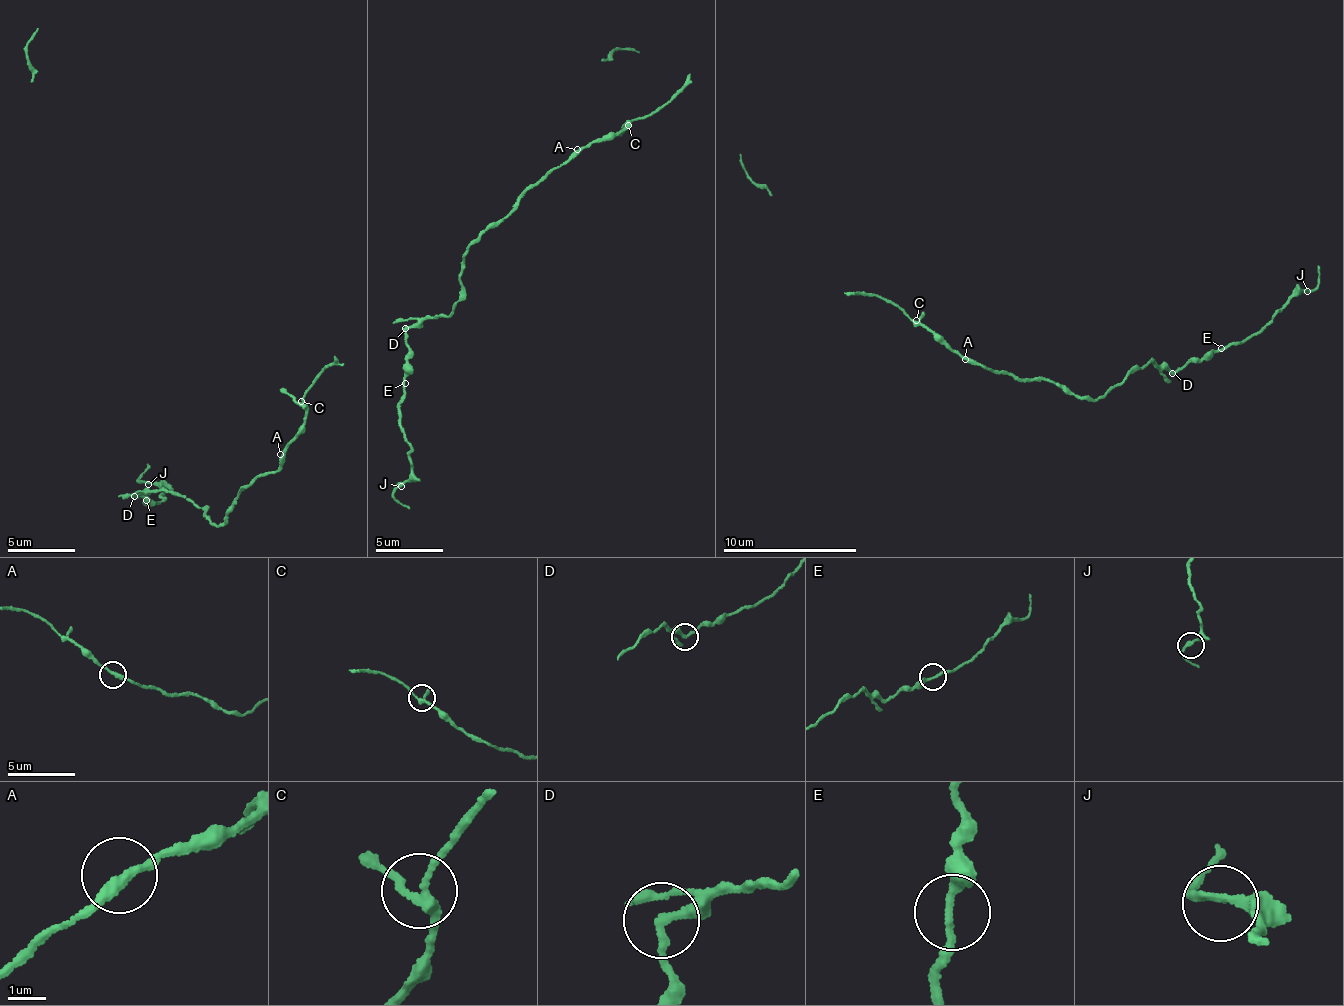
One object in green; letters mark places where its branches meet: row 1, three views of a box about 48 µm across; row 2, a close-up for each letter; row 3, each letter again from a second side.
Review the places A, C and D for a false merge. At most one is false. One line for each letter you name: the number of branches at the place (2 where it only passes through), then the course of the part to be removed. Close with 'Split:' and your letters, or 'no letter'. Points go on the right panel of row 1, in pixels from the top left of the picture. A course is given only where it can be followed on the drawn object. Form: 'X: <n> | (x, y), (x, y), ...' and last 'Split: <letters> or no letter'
D: 2 | (1172, 372), (1254, 335), (1298, 295), (1319, 286), (1319, 265)
Split: D

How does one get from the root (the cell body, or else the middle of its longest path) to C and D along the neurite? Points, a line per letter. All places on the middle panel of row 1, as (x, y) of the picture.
C: (581, 150), (628, 125)
D: (581, 150), (541, 175), (506, 215), (472, 242), (457, 303), (448, 315), (405, 328)

